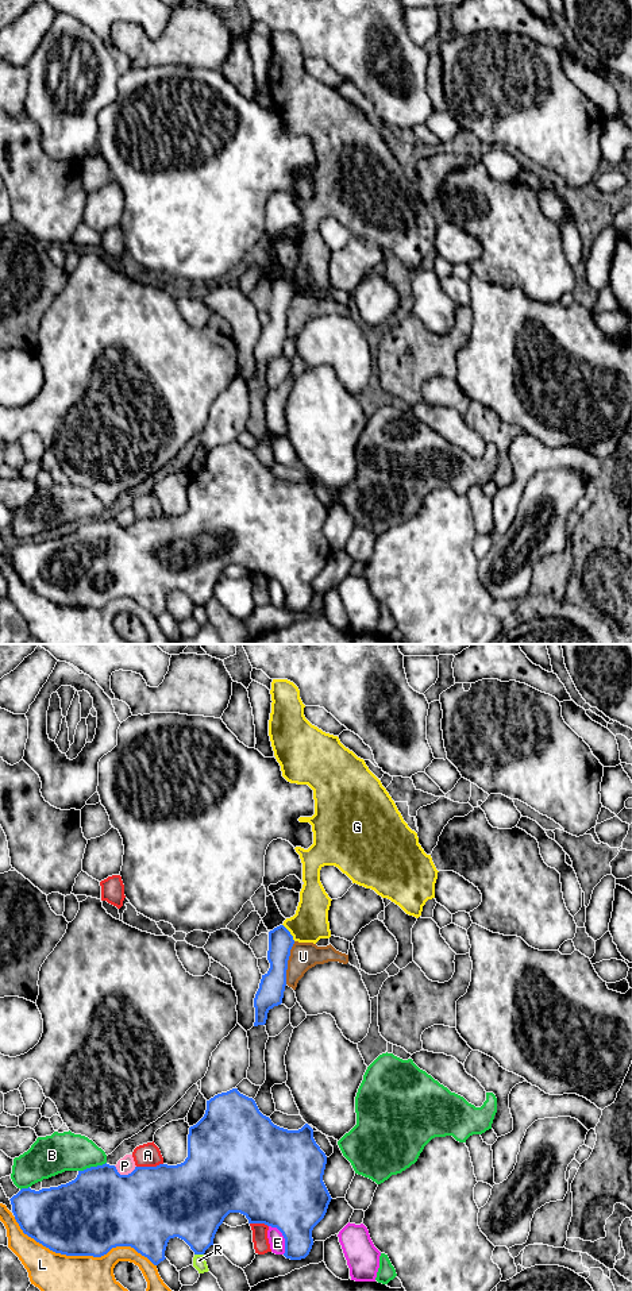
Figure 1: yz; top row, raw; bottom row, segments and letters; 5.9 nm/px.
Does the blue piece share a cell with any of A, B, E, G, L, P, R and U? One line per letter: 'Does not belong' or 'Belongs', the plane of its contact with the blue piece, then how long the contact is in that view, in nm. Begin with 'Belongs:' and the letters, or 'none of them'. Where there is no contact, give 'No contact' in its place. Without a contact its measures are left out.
Belongs: none of them
A: Does not belong. Touches blue in yz. Shared border 160 nm
B: Does not belong. Touches blue in yz. Shared border 180 nm
E: Does not belong. Touches blue in yz. Shared border 200 nm
G: Does not belong. Touches blue in yz. Shared border 130 nm
L: Does not belong. Touches blue in yz. Shared border 900 nm
P: Does not belong. Touches blue in yz. Shared border 140 nm
R: Does not belong. Touches blue in yz. Shared border 60 nm
U: Does not belong. Touches blue in yz. Shared border 260 nm

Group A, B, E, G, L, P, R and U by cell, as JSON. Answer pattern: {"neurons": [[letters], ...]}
{"neurons": [["A"], ["B"], ["E"], ["G"], ["L"], ["P"], ["R"], ["U"]]}

